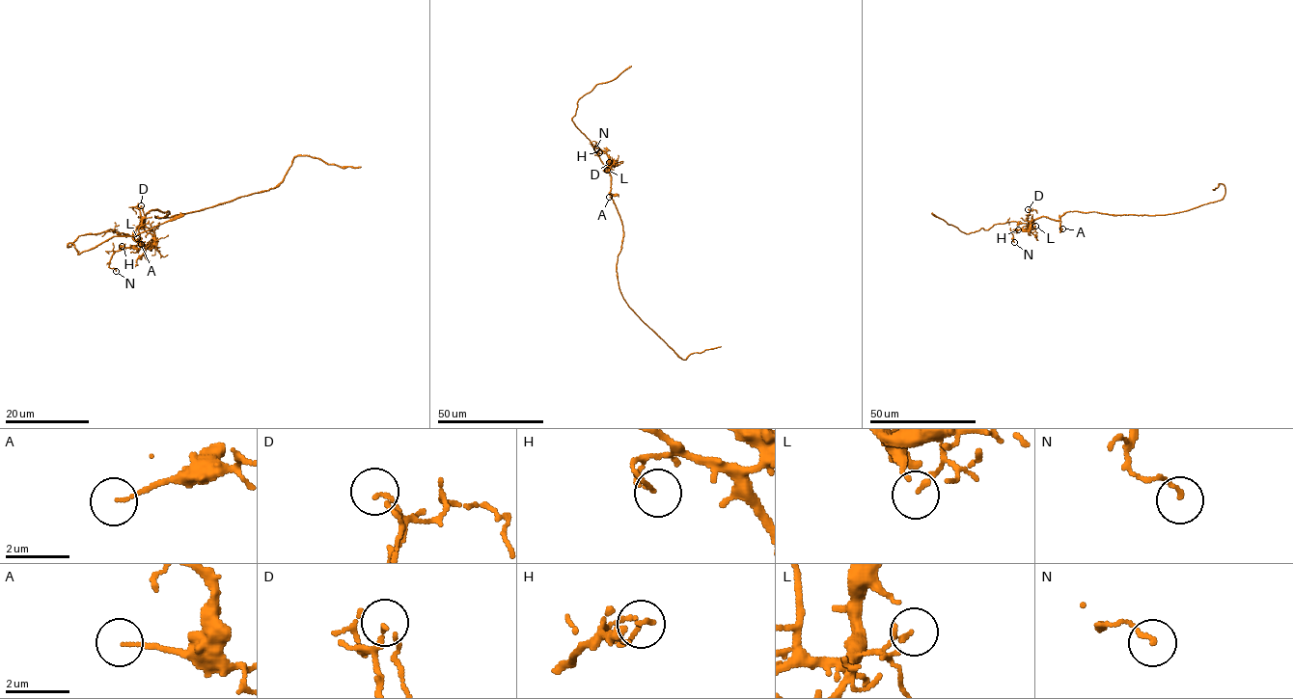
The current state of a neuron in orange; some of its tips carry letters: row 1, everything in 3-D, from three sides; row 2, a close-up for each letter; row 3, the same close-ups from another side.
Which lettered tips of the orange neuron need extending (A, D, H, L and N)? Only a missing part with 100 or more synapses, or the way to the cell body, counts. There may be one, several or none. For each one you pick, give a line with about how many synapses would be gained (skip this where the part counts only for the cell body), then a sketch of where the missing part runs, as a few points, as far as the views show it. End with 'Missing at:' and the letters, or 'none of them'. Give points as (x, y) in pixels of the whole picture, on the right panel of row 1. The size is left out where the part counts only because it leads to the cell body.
Missing at: none of them

